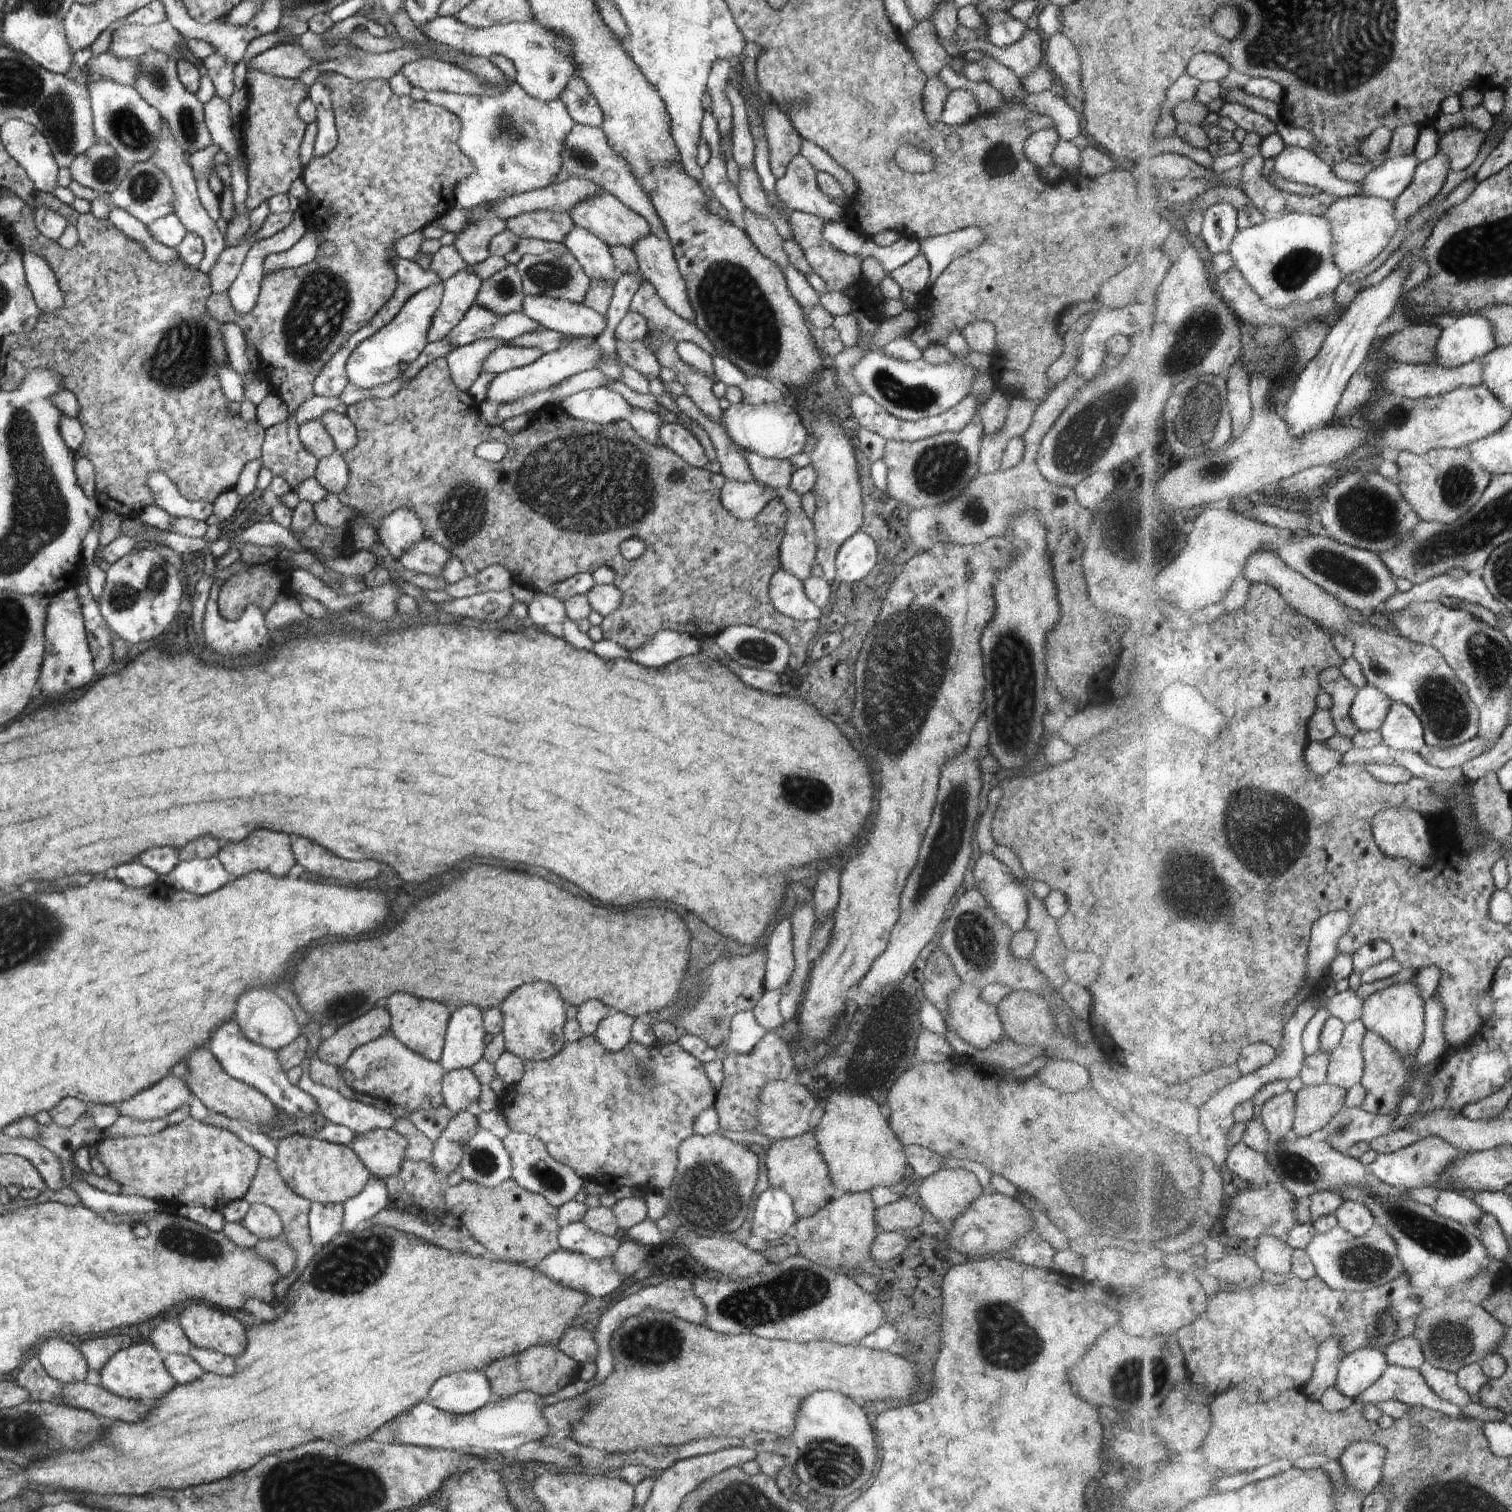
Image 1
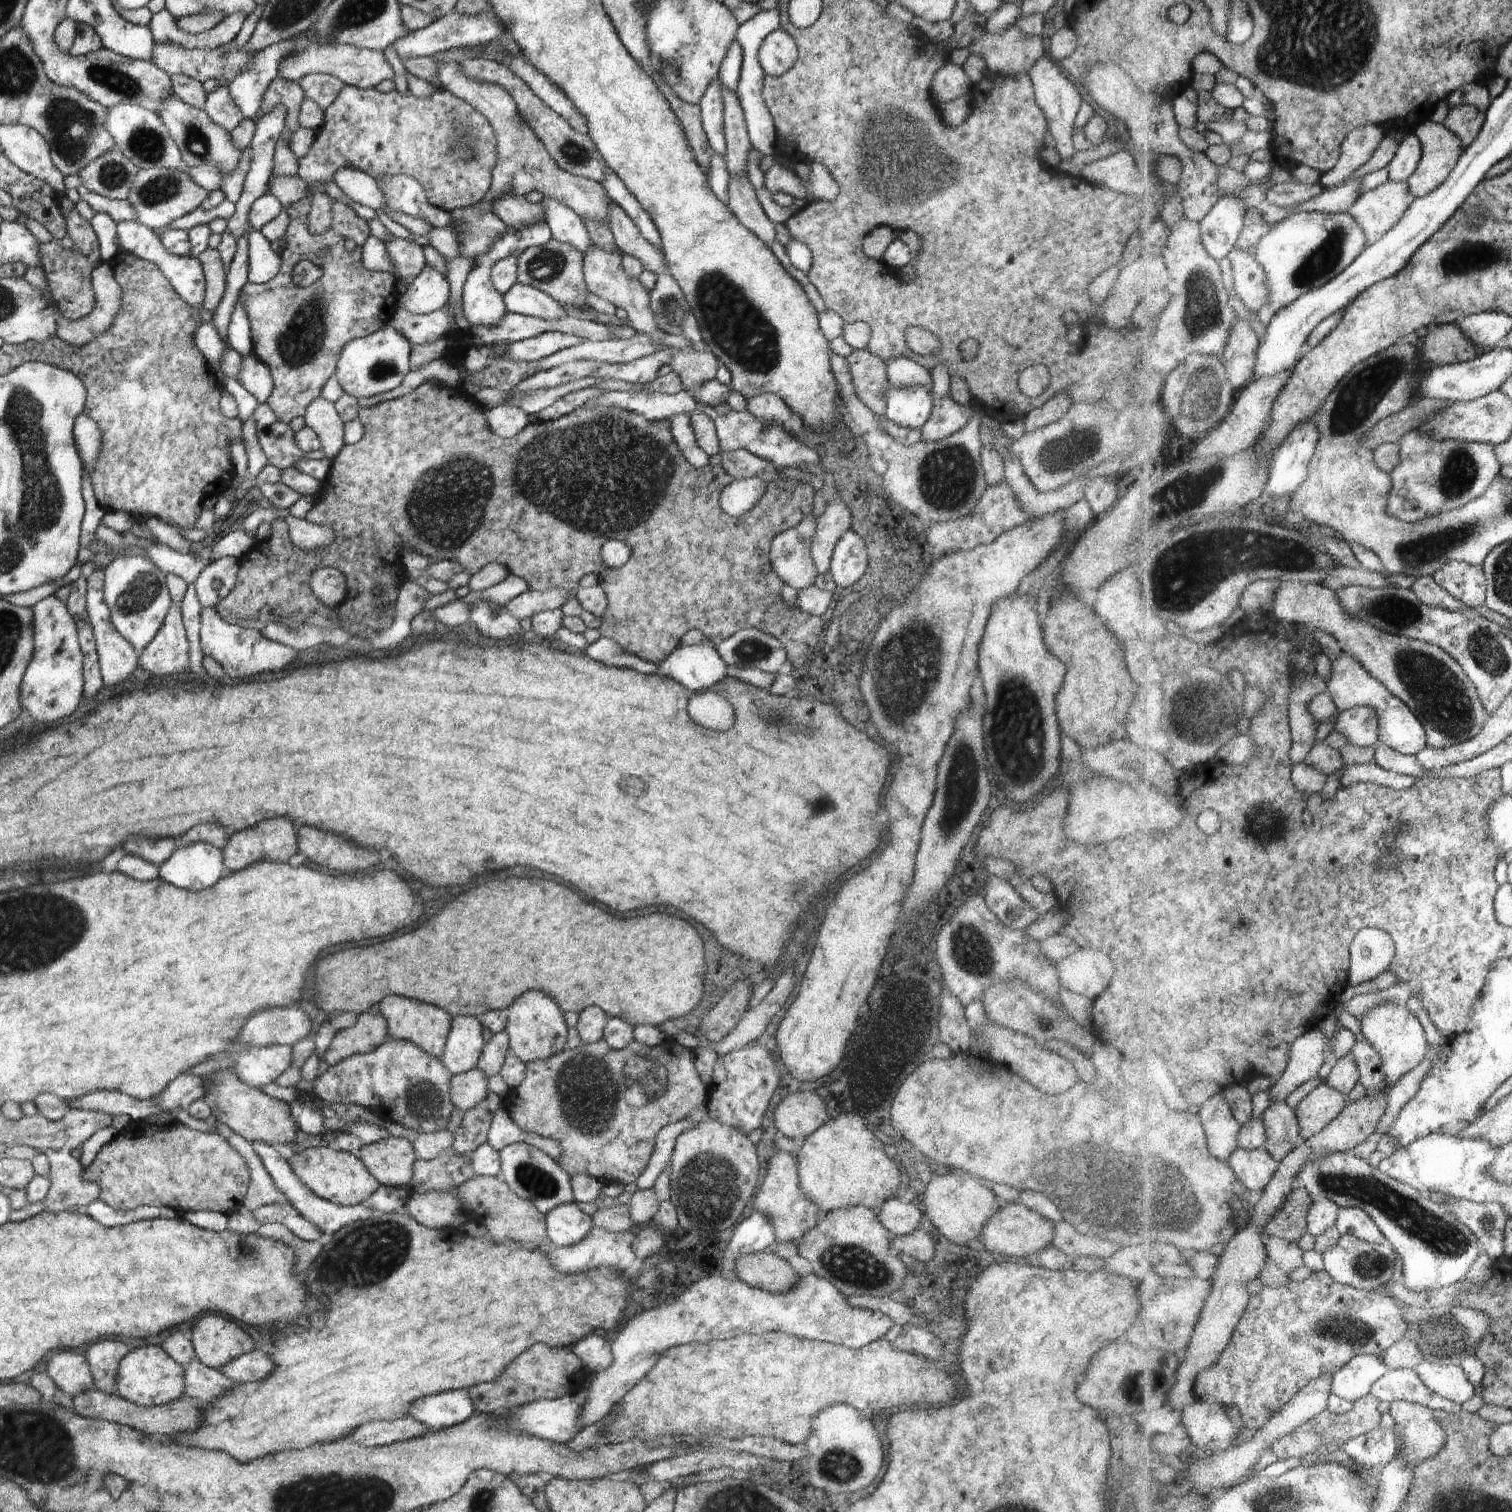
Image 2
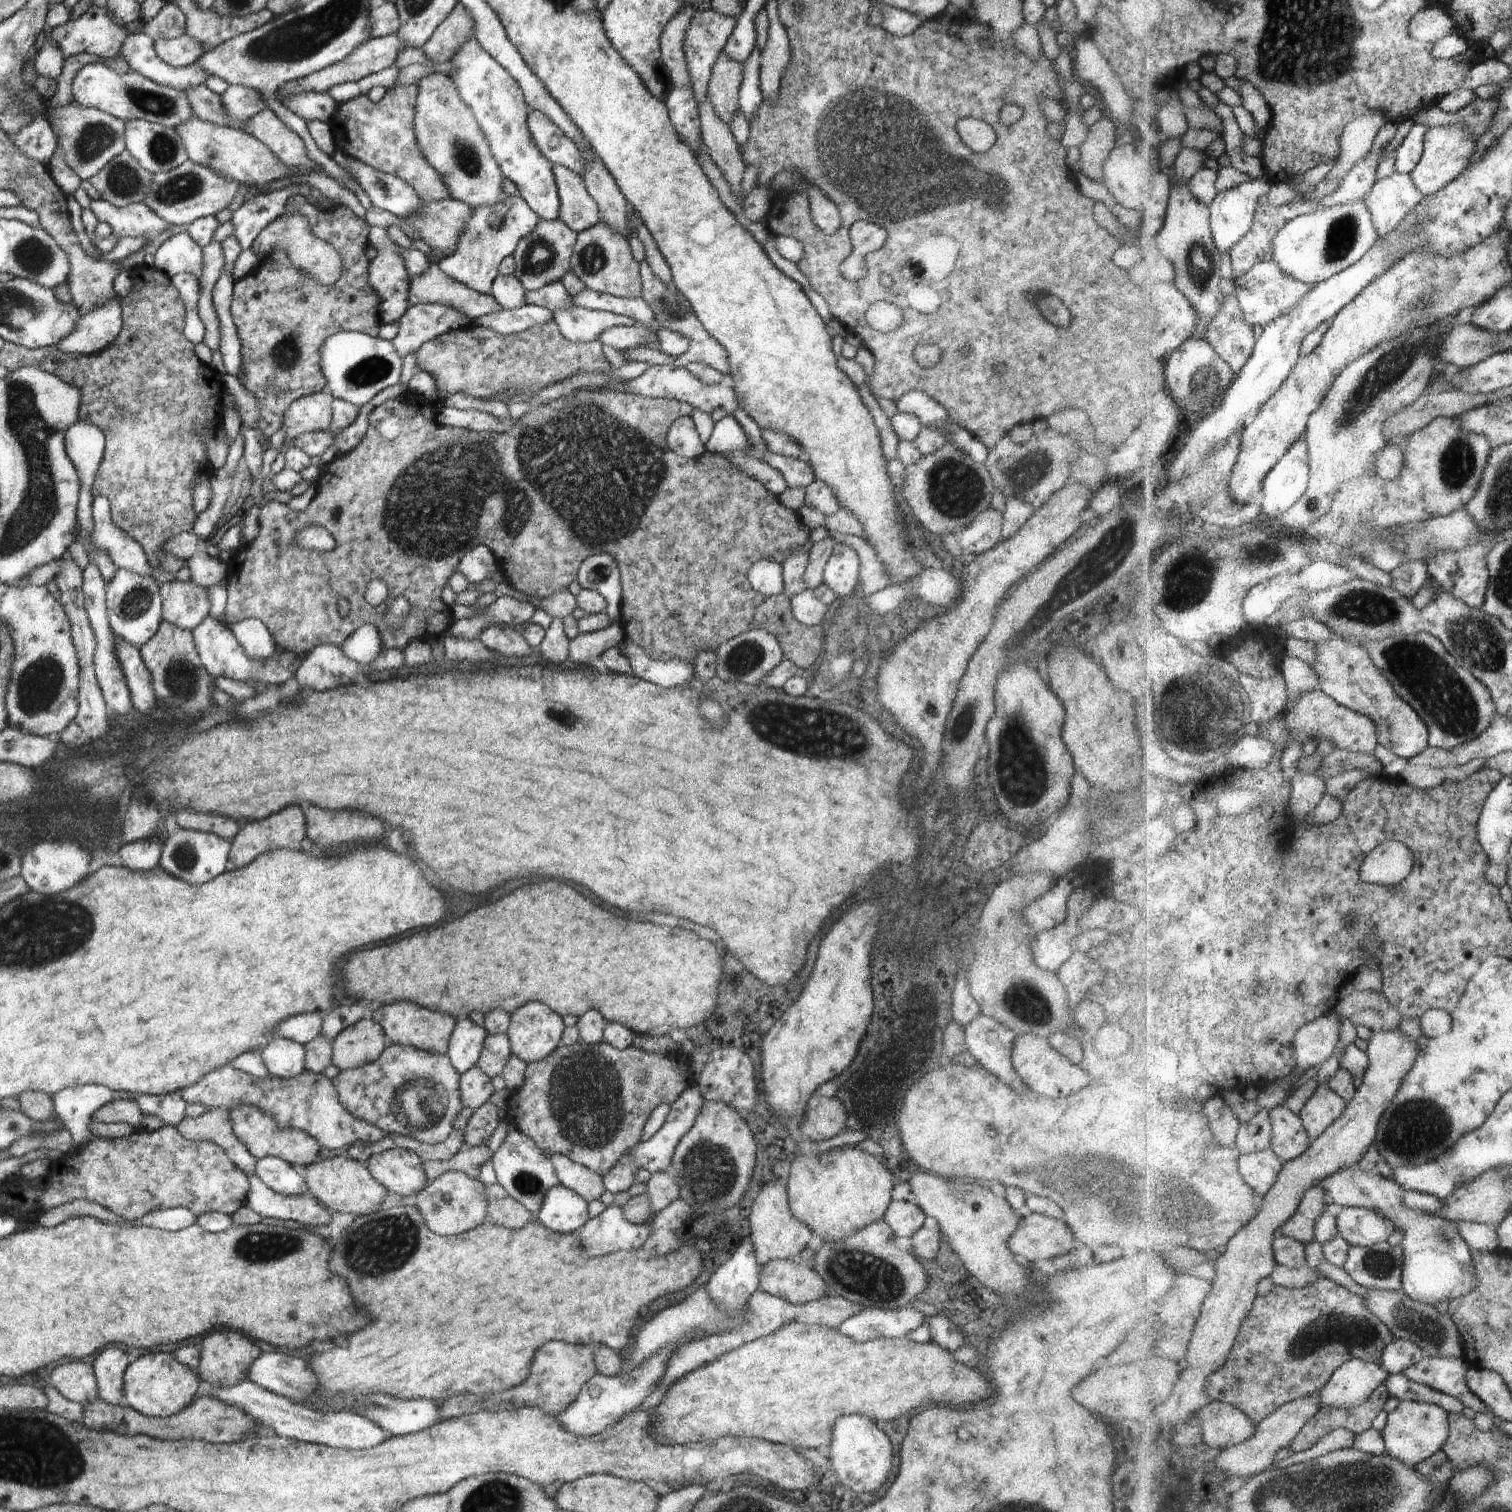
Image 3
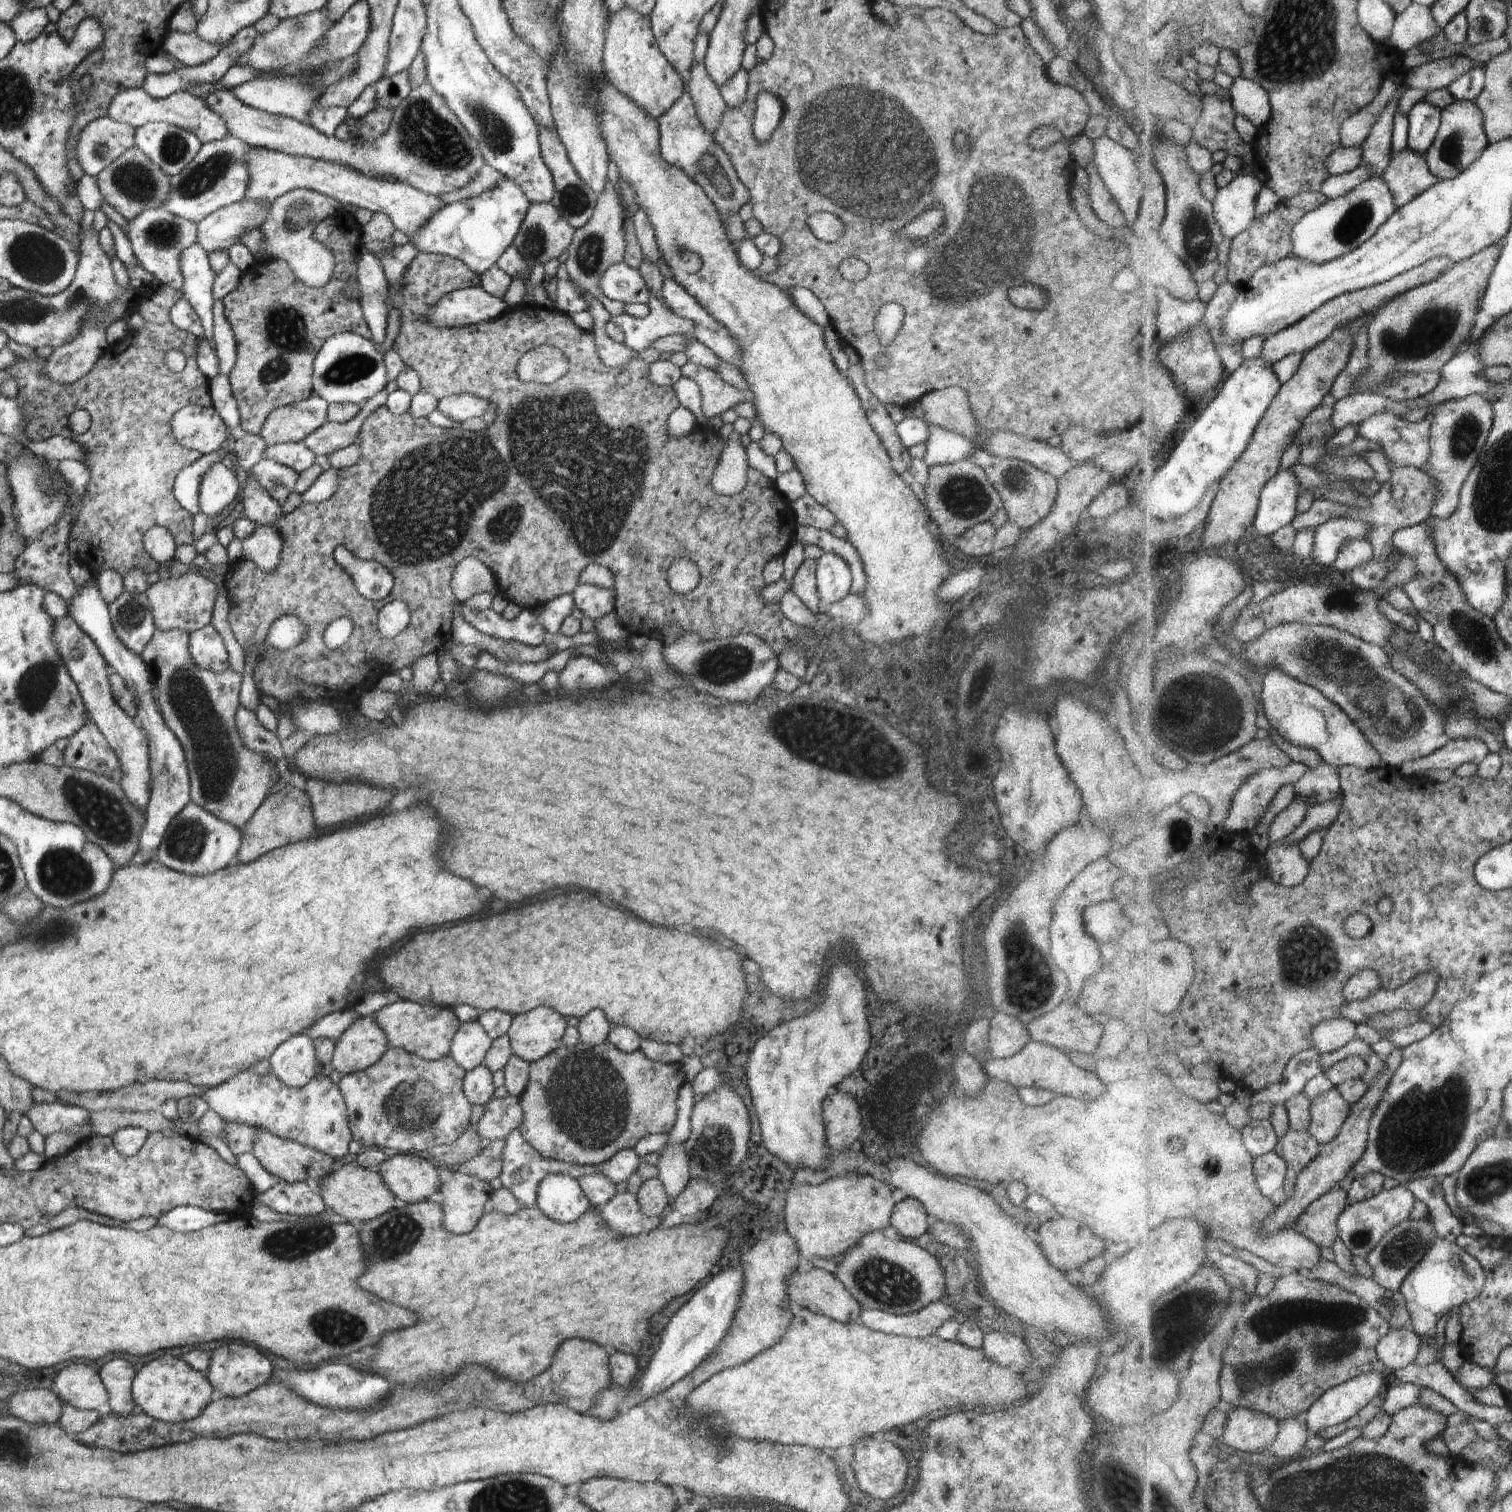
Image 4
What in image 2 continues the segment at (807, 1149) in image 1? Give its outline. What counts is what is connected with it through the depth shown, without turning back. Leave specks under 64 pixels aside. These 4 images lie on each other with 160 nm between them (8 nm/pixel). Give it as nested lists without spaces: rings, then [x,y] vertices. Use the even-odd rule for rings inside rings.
[[[780,1151],[772,1160],[770,1160],[770,1166],[768,1166],[768,1174],[764,1176],[764,1180],[760,1184],[760,1189],[756,1198],[754,1198],[754,1213],[763,1213],[768,1216],[768,1220],[775,1230],[775,1245],[780,1244],[784,1246],[787,1242],[798,1242],[800,1238],[804,1236],[808,1229],[814,1228],[816,1222],[818,1222],[820,1211],[818,1207],[807,1197],[803,1195],[803,1192],[799,1187],[799,1174],[797,1167],[797,1156],[796,1153],[792,1154]]]

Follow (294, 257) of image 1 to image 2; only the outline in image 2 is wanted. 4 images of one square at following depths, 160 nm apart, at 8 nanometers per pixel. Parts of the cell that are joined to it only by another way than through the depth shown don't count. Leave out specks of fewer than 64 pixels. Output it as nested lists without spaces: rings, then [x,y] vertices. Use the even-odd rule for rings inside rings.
[[[254,230],[249,235],[249,272],[248,281],[254,284],[265,284],[279,275],[282,258],[271,248],[262,232]]]

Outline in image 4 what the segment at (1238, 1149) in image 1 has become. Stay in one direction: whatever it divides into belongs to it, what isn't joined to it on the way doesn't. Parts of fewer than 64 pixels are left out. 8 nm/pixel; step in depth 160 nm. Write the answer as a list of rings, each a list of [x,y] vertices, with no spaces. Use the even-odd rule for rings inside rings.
[[[1272,1151],[1255,1157],[1255,1171],[1261,1191],[1271,1199],[1278,1199],[1285,1189],[1289,1175],[1288,1161]]]

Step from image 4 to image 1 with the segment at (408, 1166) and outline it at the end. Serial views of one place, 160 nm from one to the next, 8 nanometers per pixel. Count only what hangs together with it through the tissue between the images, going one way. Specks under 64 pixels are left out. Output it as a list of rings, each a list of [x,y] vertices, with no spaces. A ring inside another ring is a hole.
[[[374,1129],[355,1135],[350,1148],[360,1157],[362,1164],[378,1179],[385,1179],[396,1175],[405,1159],[405,1150],[408,1146],[405,1136],[399,1135],[392,1129]]]

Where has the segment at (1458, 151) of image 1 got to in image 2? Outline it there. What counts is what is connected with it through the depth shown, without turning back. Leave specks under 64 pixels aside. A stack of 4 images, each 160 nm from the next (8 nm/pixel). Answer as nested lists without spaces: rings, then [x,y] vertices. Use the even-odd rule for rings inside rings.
[[[1457,100],[1453,102],[1451,111],[1443,125],[1461,138],[1463,146],[1467,150],[1482,133],[1487,122],[1486,116],[1487,112],[1482,112],[1480,108]]]

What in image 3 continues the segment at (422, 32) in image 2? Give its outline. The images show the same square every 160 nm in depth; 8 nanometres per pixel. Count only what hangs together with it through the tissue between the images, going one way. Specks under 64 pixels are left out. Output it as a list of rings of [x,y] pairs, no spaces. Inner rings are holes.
[[[391,33],[385,37],[378,37],[377,39],[370,38],[365,43],[360,44],[348,54],[347,57],[342,58],[341,61],[335,62],[322,70],[313,72],[312,74],[288,81],[277,88],[276,95],[282,102],[286,97],[291,97],[294,94],[313,92],[326,93],[330,88],[336,85],[348,82],[357,81],[365,76],[377,73],[381,69],[388,69],[393,66],[396,57],[400,51],[407,50],[405,43],[401,41],[397,34]]]

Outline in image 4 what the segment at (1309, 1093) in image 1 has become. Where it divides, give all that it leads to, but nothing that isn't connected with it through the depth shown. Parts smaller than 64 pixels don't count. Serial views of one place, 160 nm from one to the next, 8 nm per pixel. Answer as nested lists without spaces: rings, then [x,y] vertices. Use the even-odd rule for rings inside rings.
[[[1332,1088],[1312,1100],[1311,1133],[1322,1146],[1335,1141],[1350,1118],[1352,1107],[1338,1088]]]

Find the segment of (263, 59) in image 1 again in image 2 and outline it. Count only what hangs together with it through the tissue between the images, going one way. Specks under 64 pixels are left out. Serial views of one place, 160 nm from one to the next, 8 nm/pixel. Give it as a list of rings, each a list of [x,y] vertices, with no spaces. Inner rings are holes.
[[[310,42],[310,46],[298,54],[287,55],[278,64],[278,74],[286,81],[294,81],[308,76],[312,73],[330,74],[338,78],[343,84],[356,86],[360,89],[376,87],[384,80],[394,80],[394,70],[384,58],[382,51],[356,48],[344,42]]]

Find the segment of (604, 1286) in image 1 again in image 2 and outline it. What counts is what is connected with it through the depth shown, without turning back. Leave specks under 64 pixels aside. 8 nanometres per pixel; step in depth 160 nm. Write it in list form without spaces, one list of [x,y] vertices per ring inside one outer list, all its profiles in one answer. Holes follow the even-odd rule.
[[[594,1226],[592,1232],[588,1233],[584,1238],[580,1239],[575,1245],[558,1247],[555,1246],[548,1251],[548,1258],[551,1265],[554,1265],[560,1272],[572,1274],[572,1272],[586,1272],[591,1268],[600,1268],[603,1266],[618,1269],[620,1272],[626,1272],[630,1276],[644,1272],[646,1263],[658,1262],[656,1258],[641,1259],[634,1252],[635,1230],[624,1232],[612,1232],[599,1226]]]

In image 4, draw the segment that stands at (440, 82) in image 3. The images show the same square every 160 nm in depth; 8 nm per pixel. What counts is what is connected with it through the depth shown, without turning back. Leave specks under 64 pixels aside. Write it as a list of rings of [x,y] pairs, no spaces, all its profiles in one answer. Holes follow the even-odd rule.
[[[428,82],[409,91],[408,96],[393,110],[386,132],[373,141],[358,138],[343,141],[334,135],[326,136],[295,118],[273,115],[248,106],[228,90],[209,93],[204,100],[212,111],[224,117],[230,135],[253,147],[344,164],[369,179],[391,179],[435,197],[466,186],[486,164],[479,144]]]

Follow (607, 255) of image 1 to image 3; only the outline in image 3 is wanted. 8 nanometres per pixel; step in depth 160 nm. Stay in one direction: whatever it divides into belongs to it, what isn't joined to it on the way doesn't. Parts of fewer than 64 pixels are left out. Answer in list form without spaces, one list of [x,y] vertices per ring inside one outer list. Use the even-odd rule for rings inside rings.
[[[474,35],[466,39],[466,42],[459,48],[459,51],[454,53],[449,62],[453,65],[453,73],[448,77],[452,79],[460,98],[472,109],[473,115],[480,125],[480,130],[488,139],[492,156],[498,163],[503,175],[516,185],[519,195],[530,205],[530,208],[540,219],[547,221],[559,219],[560,199],[551,162],[541,153],[530,134],[527,117],[529,106],[525,101],[520,85],[501,64],[498,64],[480,46]]]

